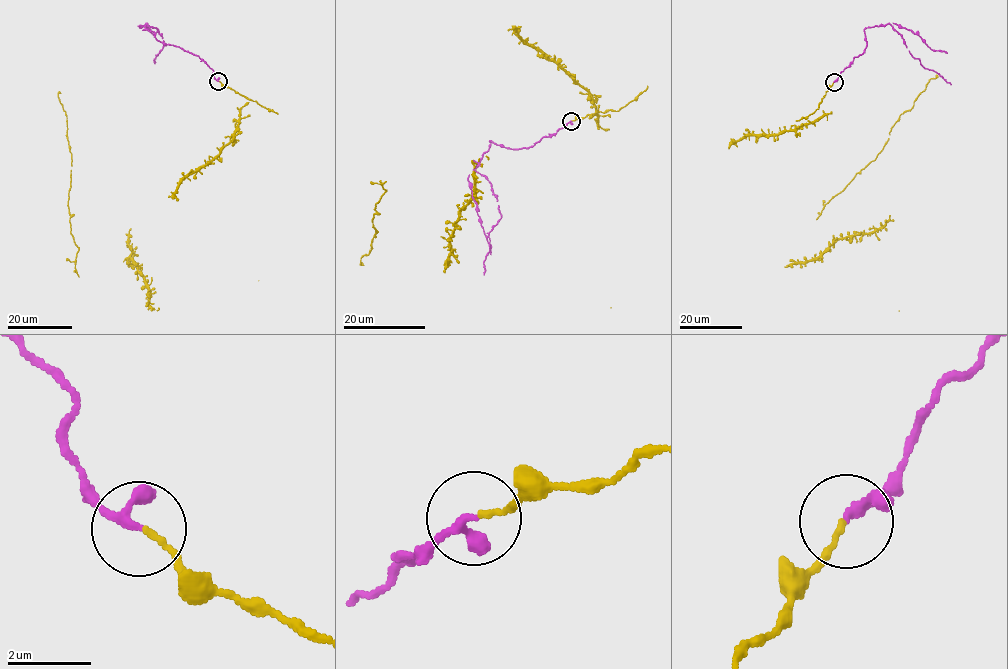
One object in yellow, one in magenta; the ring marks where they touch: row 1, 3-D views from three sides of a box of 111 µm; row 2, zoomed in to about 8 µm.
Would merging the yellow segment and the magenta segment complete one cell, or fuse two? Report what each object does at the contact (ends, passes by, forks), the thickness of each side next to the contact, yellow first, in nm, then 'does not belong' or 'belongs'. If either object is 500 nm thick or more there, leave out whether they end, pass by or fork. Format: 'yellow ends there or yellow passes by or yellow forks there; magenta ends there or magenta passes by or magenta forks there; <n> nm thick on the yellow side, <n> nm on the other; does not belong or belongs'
yellow ends there; magenta passes by; 120 nm thick on the yellow side, 160 nm on the other; belongs

